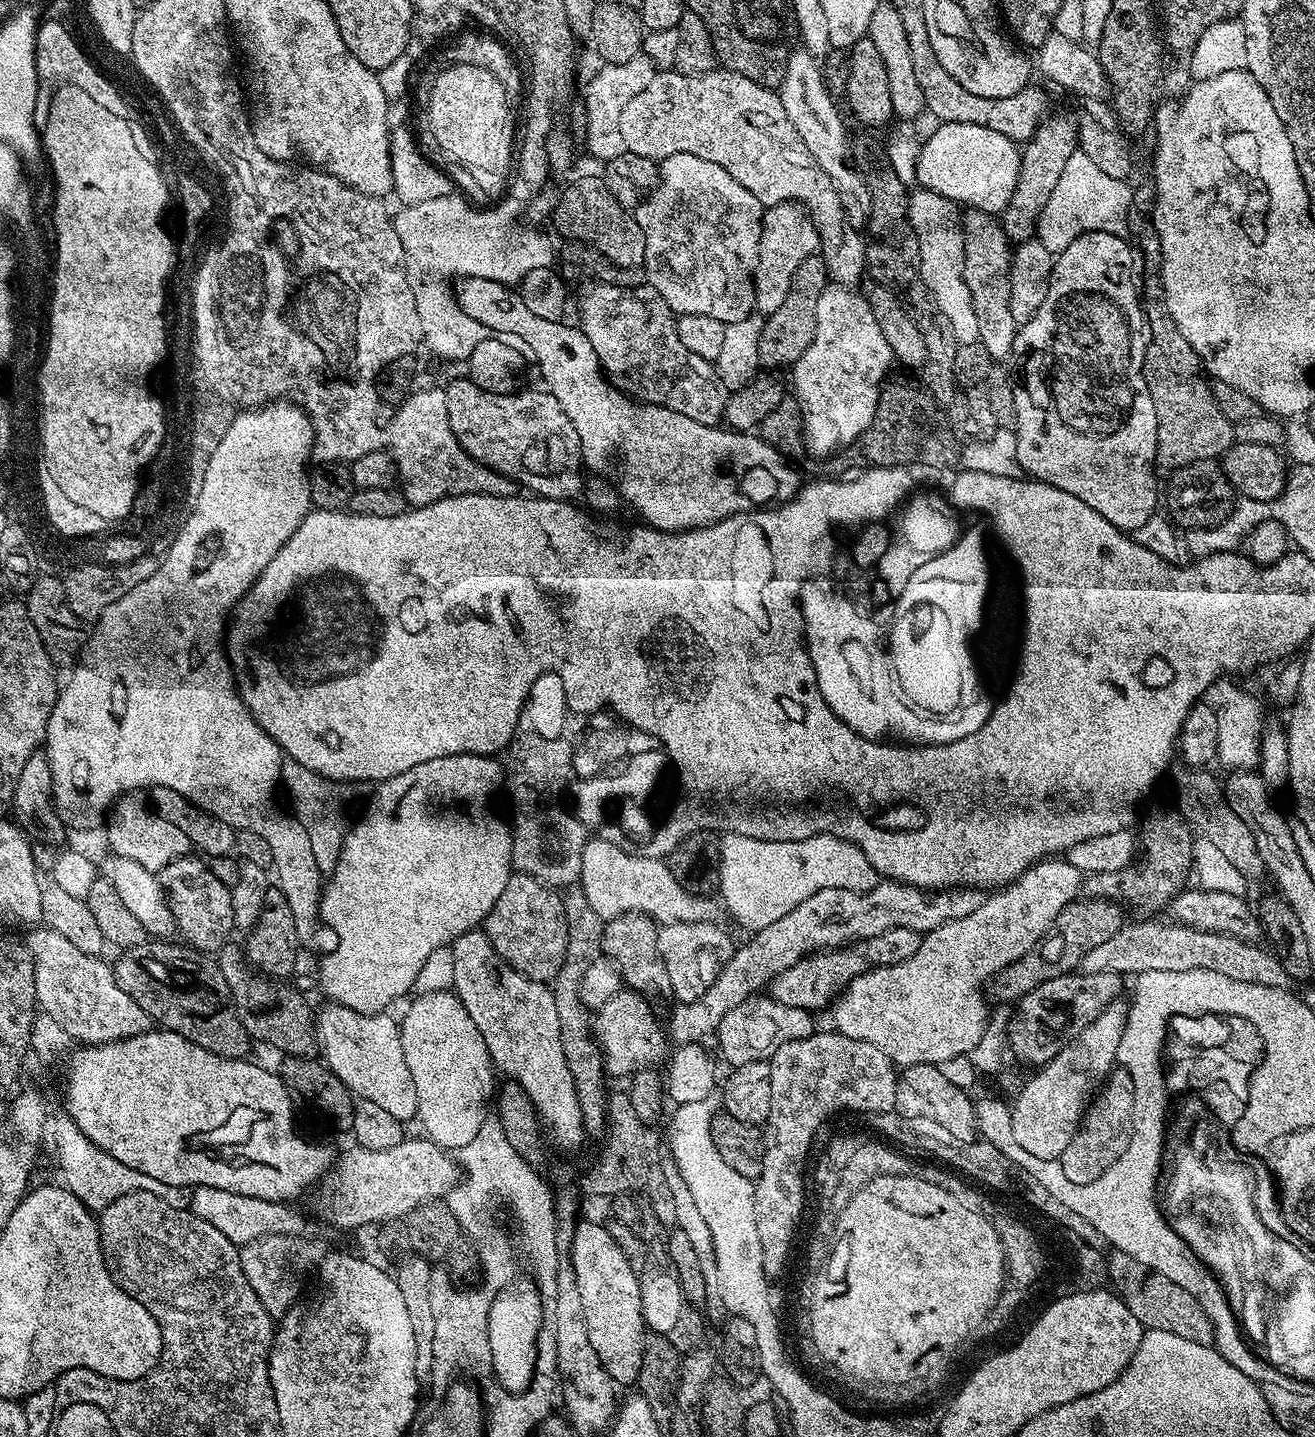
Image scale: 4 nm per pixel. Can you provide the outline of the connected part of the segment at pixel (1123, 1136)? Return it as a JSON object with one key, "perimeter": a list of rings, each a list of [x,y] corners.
{"perimeter":[[[1123,1066],[1113,1067],[1108,1079],[1100,1085],[1095,1096],[1084,1110],[1080,1128],[1070,1138],[1070,1146],[1062,1150],[1058,1166],[1069,1184],[1089,1184],[1100,1179],[1130,1146],[1134,1122],[1134,1078]]]}

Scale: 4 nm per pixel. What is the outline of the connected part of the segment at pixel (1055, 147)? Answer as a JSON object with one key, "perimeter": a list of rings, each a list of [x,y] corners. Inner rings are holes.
{"perimeter":[[[1068,114],[1047,117],[1032,139],[1025,143],[1021,151],[1018,186],[1000,214],[1004,233],[1011,243],[1019,244],[1035,237],[1037,223],[1043,217],[1045,207],[1055,197],[1058,181],[1078,147],[1079,121],[1075,115]]]}

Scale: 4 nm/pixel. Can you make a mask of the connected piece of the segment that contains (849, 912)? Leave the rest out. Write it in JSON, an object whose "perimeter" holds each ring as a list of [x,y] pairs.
{"perimeter":[[[887,878],[881,879],[868,892],[855,892],[841,888],[822,890],[818,894],[806,898],[806,902],[794,906],[794,910],[790,910],[790,914],[778,918],[778,922],[770,922],[770,926],[751,933],[747,937],[748,941],[725,962],[724,969],[716,976],[716,981],[713,984],[711,981],[698,999],[689,1004],[677,1003],[675,1005],[676,1009],[673,1010],[672,1017],[668,1020],[668,1028],[666,1026],[667,1035],[671,1039],[673,1036],[677,1045],[703,1041],[705,1039],[703,1036],[711,1037],[715,1033],[716,1027],[720,1025],[727,1012],[734,1010],[734,1006],[738,1006],[749,996],[757,995],[763,989],[760,988],[763,984],[764,987],[771,985],[772,979],[778,974],[782,974],[782,970],[790,970],[790,966],[794,966],[794,962],[815,952],[823,952],[826,948],[844,948],[848,944],[866,938],[874,938],[874,934],[882,934],[886,930],[895,928],[905,928],[927,934],[954,918],[966,918],[966,914],[974,914],[974,910],[978,910],[978,906],[982,906],[985,899],[985,893],[979,888],[925,890],[909,884],[900,884],[897,880]]]}

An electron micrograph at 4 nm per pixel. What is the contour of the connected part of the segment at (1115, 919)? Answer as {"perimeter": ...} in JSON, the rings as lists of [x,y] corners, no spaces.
{"perimeter":[[[1077,898],[1065,906],[1062,914],[1046,930],[1046,934],[1022,958],[997,972],[986,985],[989,997],[996,1000],[1016,1002],[1028,991],[1034,990],[1040,983],[1060,975],[1075,973],[1080,967],[1082,958],[1111,936],[1118,934],[1126,922],[1125,909],[1114,900],[1090,900]]]}

